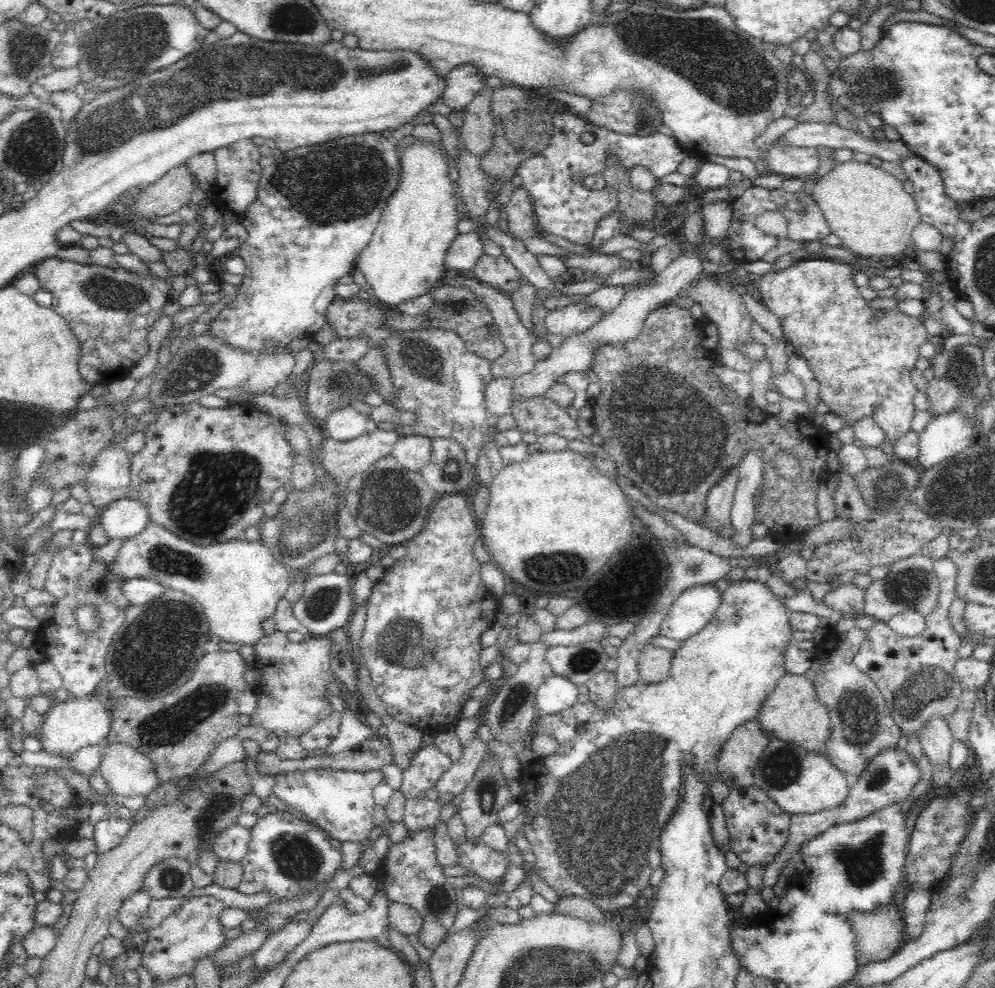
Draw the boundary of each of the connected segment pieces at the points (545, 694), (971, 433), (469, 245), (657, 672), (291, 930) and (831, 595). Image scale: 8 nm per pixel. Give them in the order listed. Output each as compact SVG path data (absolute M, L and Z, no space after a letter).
M550 676L536 690L534 700L537 716L558 714L558 712L574 706L577 703L578 696L576 684L573 684L564 676Z
M960 411L932 417L926 428L919 433L919 453L914 463L922 470L930 471L936 464L944 462L947 458L958 456L975 443L978 435L974 424L970 423L968 417L964 417Z
M468 232L459 234L454 238L445 256L445 267L448 272L470 273L477 264L480 256L484 254L487 242L479 233Z
M648 643L640 652L637 664L640 681L652 684L667 680L674 656L672 650L666 650L666 648L660 648L660 646L653 646Z
M290 921L279 931L272 933L251 956L254 967L261 972L272 969L284 956L296 948L310 934L312 924L306 921Z
M851 583L839 585L833 591L827 592L823 603L840 614L857 618L864 609L865 589Z

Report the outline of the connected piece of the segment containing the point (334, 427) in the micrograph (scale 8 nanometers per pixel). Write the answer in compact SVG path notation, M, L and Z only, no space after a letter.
M342 405L321 423L325 436L337 441L347 441L366 432L368 420L350 405Z

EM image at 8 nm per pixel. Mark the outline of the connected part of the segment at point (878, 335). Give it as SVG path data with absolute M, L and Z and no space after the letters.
M820 257L815 260L796 262L784 270L769 271L767 274L757 278L756 284L758 284L760 291L760 301L772 311L772 314L778 317L783 328L783 338L788 342L789 347L793 346L795 354L806 358L816 380L818 380L820 400L825 402L825 405L830 409L829 412L836 414L836 416L844 420L845 426L850 427L856 422L859 422L863 417L872 417L872 420L886 433L886 440L893 443L903 434L911 430L912 418L914 418L914 413L917 411L913 403L913 398L918 390L912 383L912 379L910 379L910 371L915 367L916 361L918 360L918 348L920 348L923 342L927 342L928 334L924 323L918 317L905 315L904 312L901 312L900 308L895 307L888 312L876 314L876 311L870 307L869 301L860 296L858 287L854 283L854 274L860 268L849 266L844 261Z

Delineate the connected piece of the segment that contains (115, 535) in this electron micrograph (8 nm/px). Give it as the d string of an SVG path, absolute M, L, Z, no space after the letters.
M130 497L112 501L100 509L100 526L110 541L132 538L140 534L149 522L143 503Z

